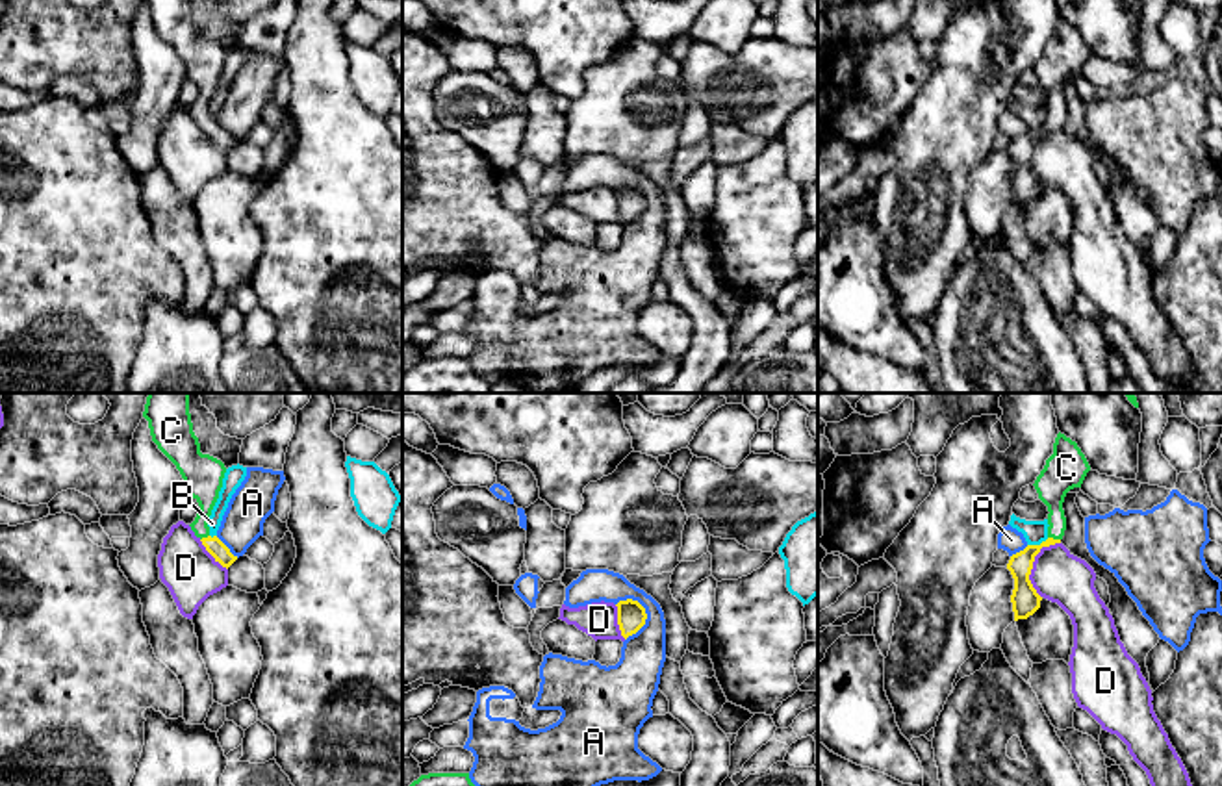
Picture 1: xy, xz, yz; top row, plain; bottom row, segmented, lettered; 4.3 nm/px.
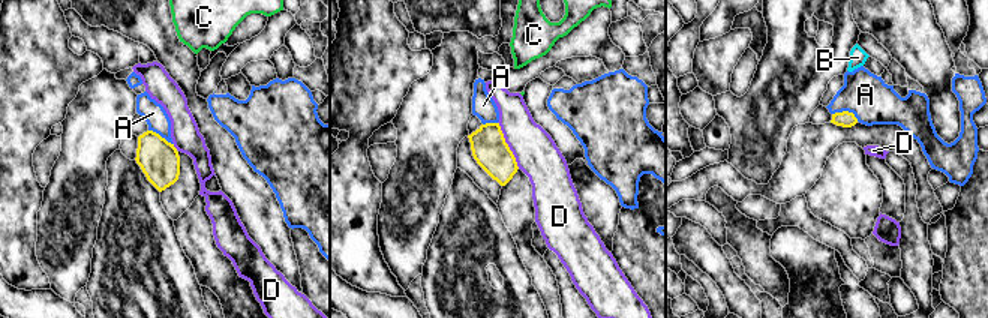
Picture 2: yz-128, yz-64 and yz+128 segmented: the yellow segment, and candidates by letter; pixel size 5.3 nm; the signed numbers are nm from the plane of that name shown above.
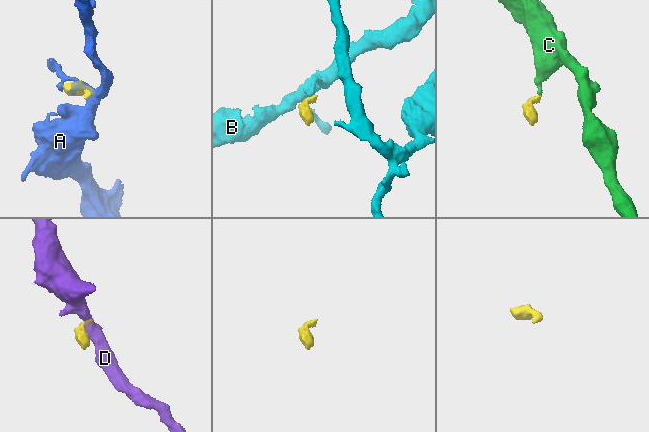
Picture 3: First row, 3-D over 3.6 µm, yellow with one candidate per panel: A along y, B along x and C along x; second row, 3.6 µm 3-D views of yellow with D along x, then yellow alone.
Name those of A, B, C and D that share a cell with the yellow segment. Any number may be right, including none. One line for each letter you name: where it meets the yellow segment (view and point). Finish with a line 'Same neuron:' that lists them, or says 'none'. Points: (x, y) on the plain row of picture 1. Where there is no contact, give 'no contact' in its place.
C: meets yellow in yz at (1052, 123)
Same neuron: C

